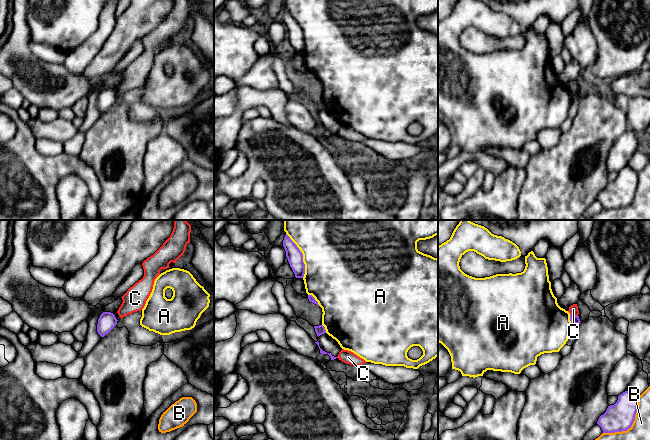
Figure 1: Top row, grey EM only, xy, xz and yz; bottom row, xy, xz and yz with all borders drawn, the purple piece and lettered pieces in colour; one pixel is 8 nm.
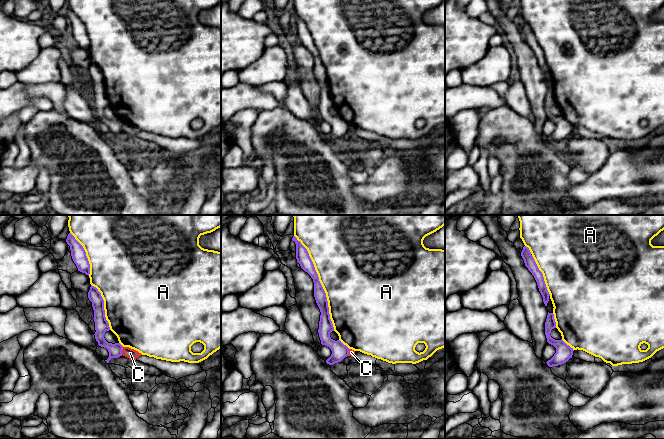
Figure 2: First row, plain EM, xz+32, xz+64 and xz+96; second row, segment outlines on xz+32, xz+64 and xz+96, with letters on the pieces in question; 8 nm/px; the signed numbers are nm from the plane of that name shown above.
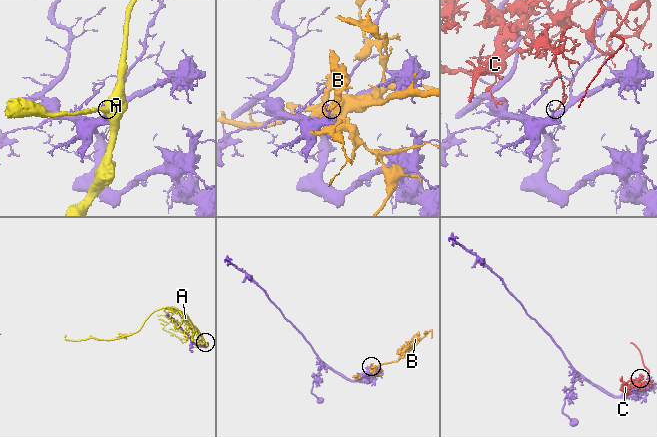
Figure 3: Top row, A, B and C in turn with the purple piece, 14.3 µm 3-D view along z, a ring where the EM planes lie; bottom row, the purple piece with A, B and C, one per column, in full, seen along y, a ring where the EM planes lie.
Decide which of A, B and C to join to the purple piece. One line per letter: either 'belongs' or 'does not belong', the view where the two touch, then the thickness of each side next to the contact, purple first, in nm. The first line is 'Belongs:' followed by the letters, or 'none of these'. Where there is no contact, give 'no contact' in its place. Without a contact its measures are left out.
Belongs: none of these
A: does not belong; meets purple in xz; 130 nm thick on the purple side, 500 nm on the other
B: does not belong; meets purple in yz; 220 nm thick on the purple side, 160 nm on the other
C: does not belong; meets purple in yz; 60 nm thick on the purple side, 80 nm on the other

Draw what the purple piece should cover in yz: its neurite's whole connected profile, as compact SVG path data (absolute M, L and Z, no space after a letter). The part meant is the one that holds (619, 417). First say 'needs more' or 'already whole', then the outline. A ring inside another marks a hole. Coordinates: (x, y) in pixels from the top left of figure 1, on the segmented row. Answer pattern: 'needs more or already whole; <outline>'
already whole; M625 391L618 396L614 405L608 406L606 412L599 417L597 424L603 433L627 431L635 420L637 406L637 396Z

